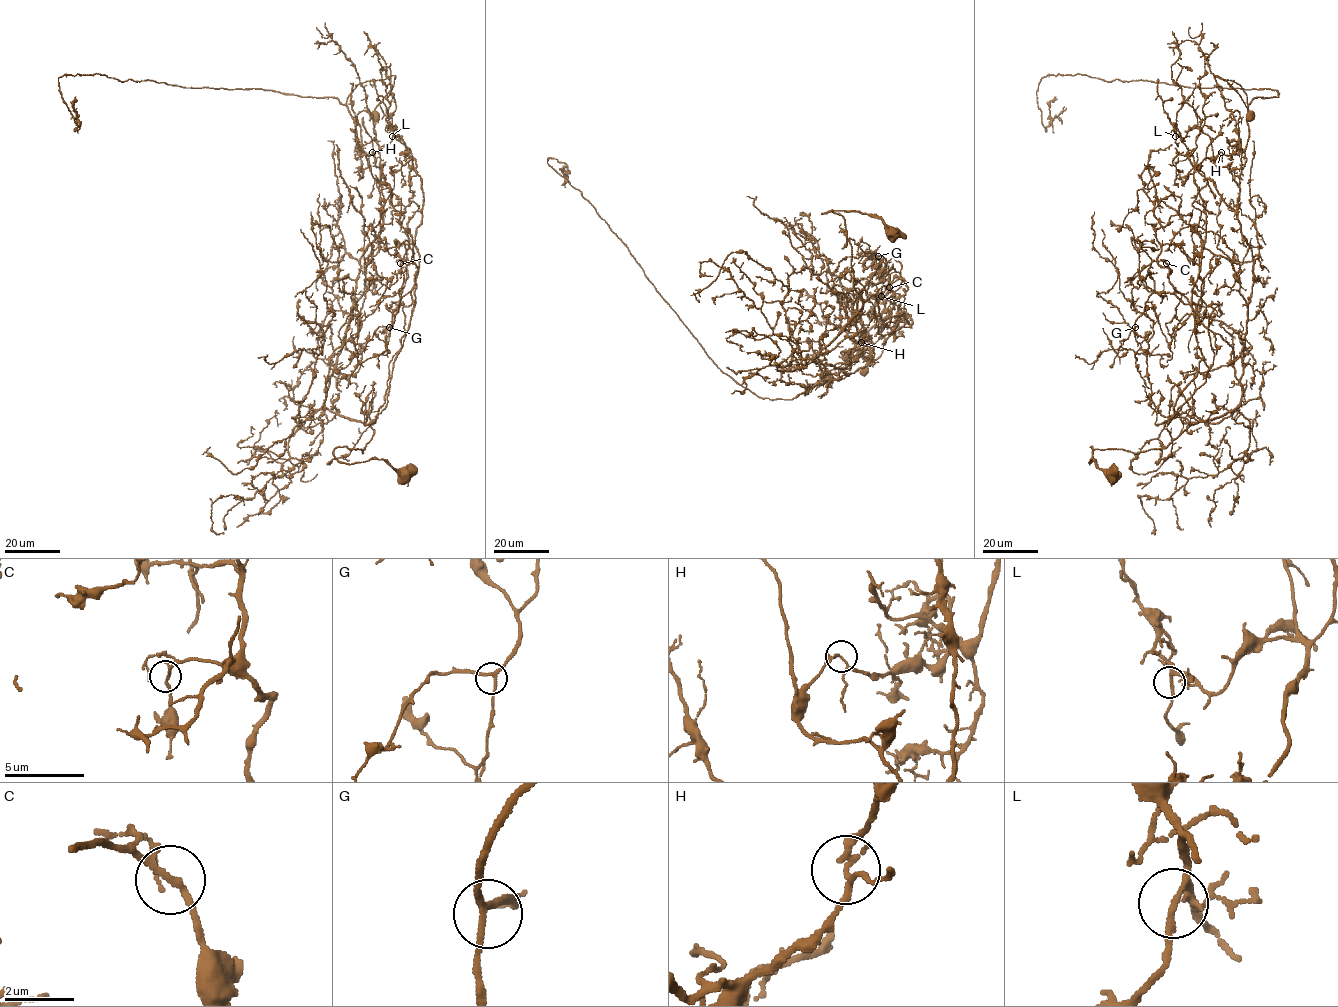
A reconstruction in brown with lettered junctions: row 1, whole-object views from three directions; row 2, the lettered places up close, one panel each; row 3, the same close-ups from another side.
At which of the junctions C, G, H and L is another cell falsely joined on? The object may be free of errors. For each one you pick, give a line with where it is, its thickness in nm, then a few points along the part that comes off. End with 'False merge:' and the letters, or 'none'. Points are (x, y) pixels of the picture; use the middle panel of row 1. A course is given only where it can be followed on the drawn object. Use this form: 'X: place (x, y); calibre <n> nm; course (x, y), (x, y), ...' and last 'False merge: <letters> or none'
H: place (861, 342); calibre 140 nm; course (861, 342), (849, 370), (832, 369), (792, 399), (758, 397), (706, 354), (550, 157), (567, 165), (565, 178)
False merge: H

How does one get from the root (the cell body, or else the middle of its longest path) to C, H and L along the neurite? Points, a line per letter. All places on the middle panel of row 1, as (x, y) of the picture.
C: (894, 234), (823, 213), (844, 220), (859, 310), (874, 295), (885, 324), (899, 316), (906, 283), (889, 287)
H: (894, 234), (873, 216), (823, 213), (844, 220), (862, 307), (813, 361), (855, 372), (871, 361), (861, 342)
L: (894, 234), (823, 213), (844, 220), (859, 310), (874, 295), (911, 326), (882, 319), (881, 296)

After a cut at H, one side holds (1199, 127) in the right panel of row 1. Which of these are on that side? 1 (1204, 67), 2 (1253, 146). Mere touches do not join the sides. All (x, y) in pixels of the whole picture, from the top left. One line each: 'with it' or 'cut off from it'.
1: with it
2: with it

